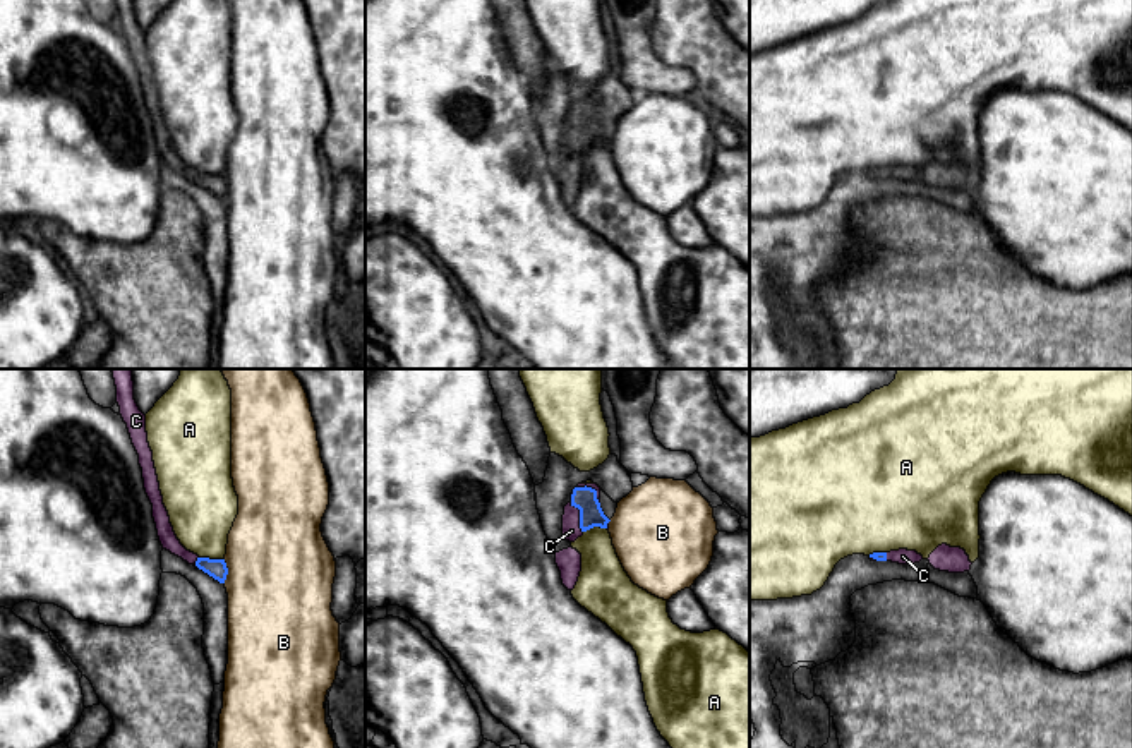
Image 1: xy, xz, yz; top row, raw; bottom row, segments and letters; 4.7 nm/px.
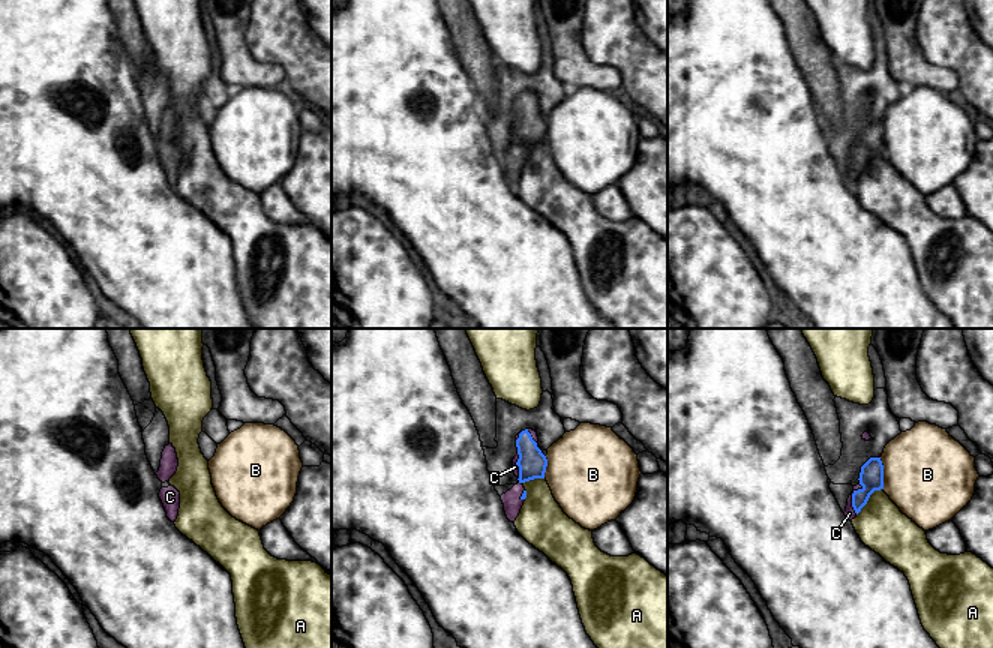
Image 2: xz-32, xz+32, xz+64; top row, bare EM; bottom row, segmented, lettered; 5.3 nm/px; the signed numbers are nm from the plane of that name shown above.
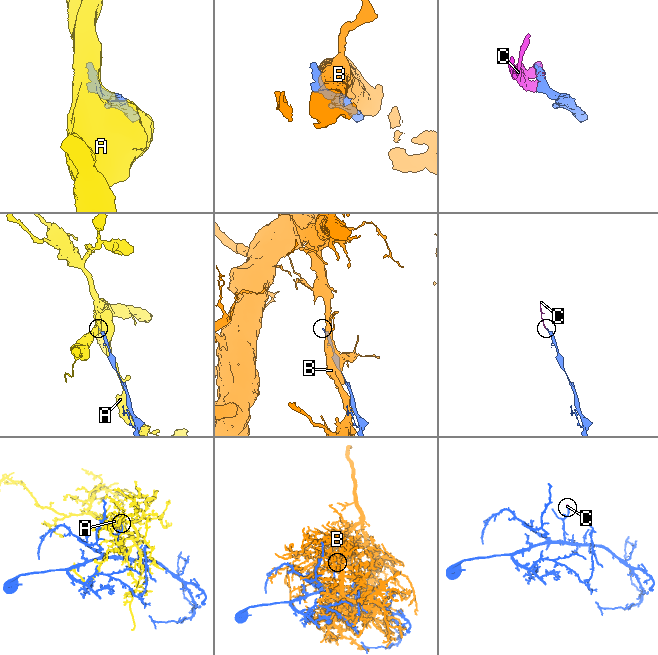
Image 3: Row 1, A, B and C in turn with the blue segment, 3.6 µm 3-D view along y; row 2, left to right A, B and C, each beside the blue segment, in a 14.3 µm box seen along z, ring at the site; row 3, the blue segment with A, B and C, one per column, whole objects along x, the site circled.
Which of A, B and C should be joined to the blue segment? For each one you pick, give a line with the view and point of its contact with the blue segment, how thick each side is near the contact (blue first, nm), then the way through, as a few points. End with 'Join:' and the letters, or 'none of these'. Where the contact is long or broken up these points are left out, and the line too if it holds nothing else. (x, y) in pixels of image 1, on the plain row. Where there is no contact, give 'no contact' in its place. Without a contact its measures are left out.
C: meets blue in xz at (580, 132); 110 nm thick on the blue side, 90 nm on the other
Join: C

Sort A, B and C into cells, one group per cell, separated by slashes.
A / B / C

